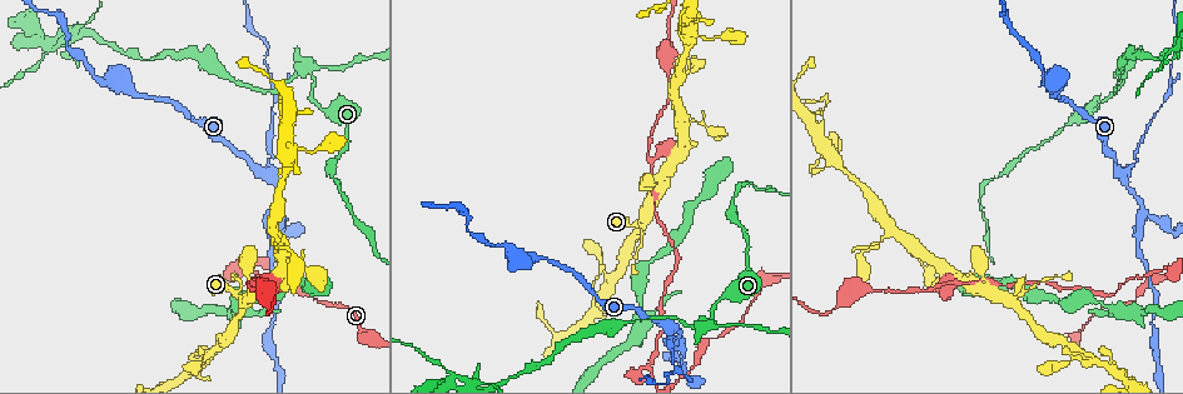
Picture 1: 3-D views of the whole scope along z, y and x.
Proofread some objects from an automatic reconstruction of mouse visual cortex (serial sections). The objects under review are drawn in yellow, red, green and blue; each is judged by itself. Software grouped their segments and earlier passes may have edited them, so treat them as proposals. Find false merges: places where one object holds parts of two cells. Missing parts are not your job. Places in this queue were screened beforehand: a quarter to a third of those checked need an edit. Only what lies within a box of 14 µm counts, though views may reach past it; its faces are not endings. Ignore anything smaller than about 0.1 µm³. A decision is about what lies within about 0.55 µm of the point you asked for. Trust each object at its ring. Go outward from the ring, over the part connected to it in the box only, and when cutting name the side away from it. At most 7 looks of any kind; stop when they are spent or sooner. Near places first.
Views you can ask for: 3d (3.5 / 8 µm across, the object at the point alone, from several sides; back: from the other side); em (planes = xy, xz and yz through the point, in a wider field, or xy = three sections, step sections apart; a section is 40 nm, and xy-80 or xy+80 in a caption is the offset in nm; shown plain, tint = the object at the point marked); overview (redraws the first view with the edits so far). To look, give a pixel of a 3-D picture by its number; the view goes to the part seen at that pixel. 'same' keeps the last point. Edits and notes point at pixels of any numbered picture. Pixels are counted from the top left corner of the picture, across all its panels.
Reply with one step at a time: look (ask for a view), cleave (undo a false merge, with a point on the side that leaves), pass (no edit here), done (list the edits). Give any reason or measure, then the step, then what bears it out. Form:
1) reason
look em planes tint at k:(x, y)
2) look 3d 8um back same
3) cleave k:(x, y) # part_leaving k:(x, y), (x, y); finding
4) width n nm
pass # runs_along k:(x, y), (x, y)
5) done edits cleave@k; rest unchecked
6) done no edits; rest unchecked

two arms in line, one across
look 3d 3.5um back at 1:(670, 325)

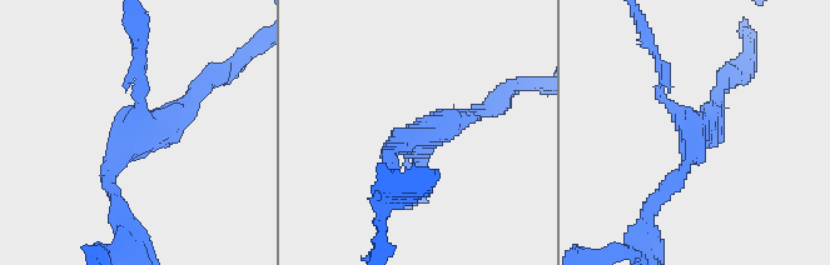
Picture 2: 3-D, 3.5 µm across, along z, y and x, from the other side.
pass # runs_along 2:(207, 80), (127, 141), (112, 191); one cell here

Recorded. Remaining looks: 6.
look 3d 3.5um at 1:(1127, 67)

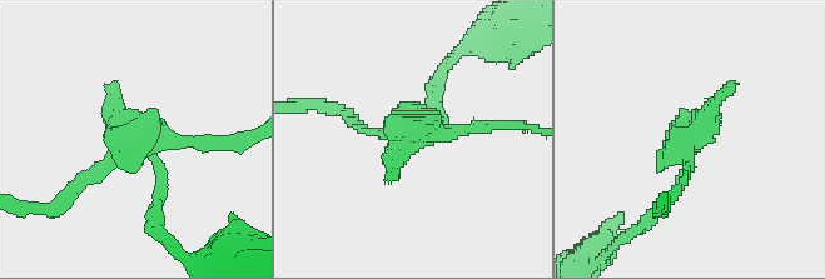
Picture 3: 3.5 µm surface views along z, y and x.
now the EM
look em xy step 5 tint at 3:(143, 146)

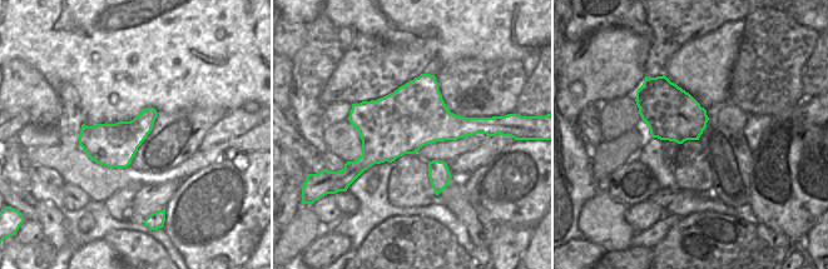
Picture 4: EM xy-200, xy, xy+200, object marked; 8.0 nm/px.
cleave 3:(661, 157) # part_leaving 3:(147, 150), (128, 143), (55, 208); two cells meet here

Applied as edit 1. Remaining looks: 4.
look overview

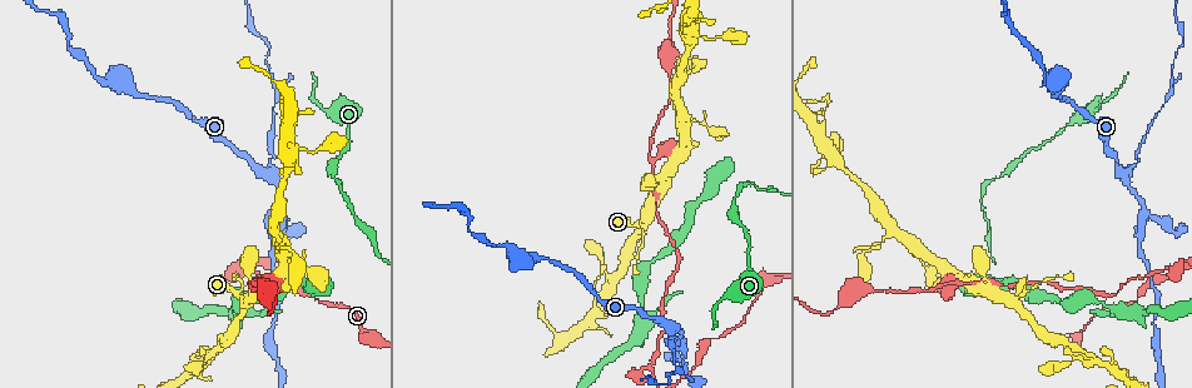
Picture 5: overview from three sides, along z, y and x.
narrows sharply
look em xy step 5 tint at 5:(833, 158)

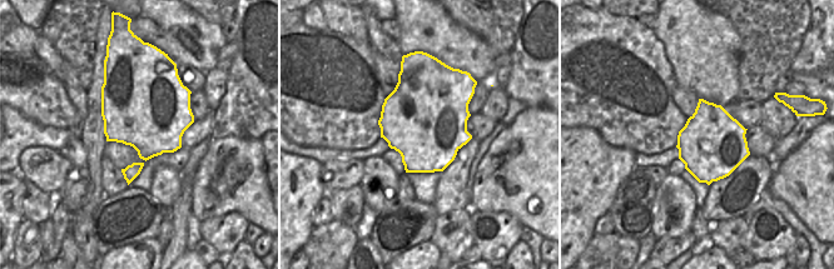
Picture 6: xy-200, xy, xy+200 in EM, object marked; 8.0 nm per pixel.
wider look
look 3d 3.5um same

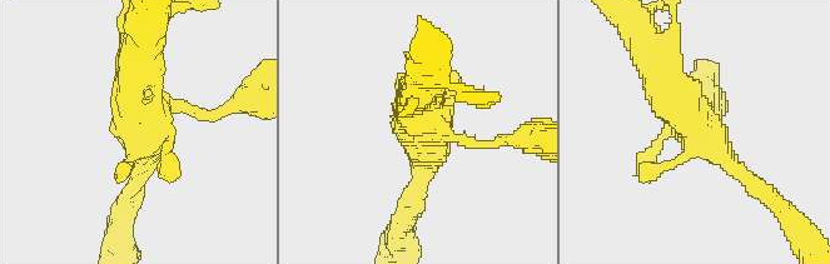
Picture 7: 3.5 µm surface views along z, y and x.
pass # runs_along 7:(749, 180), (679, 104), (650, 50); all the same cell

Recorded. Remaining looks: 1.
done edits cleave@3; rest unchecked

